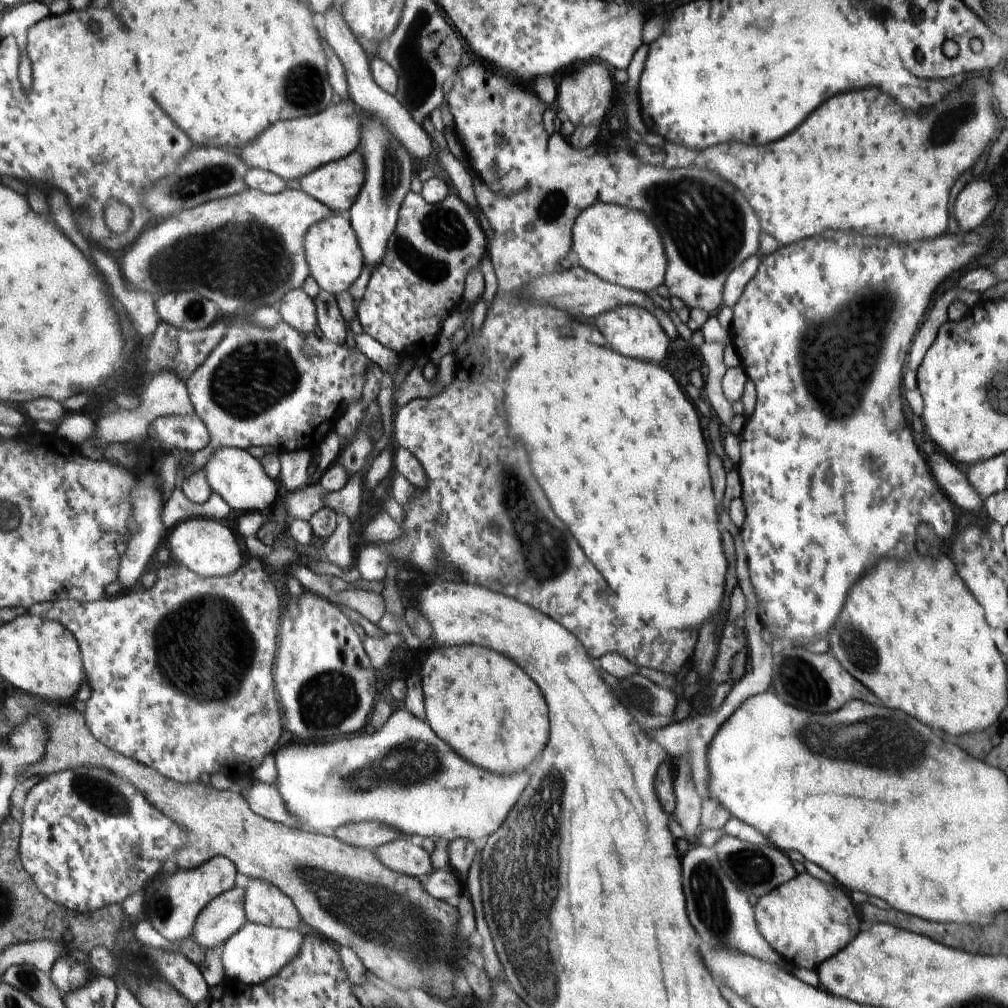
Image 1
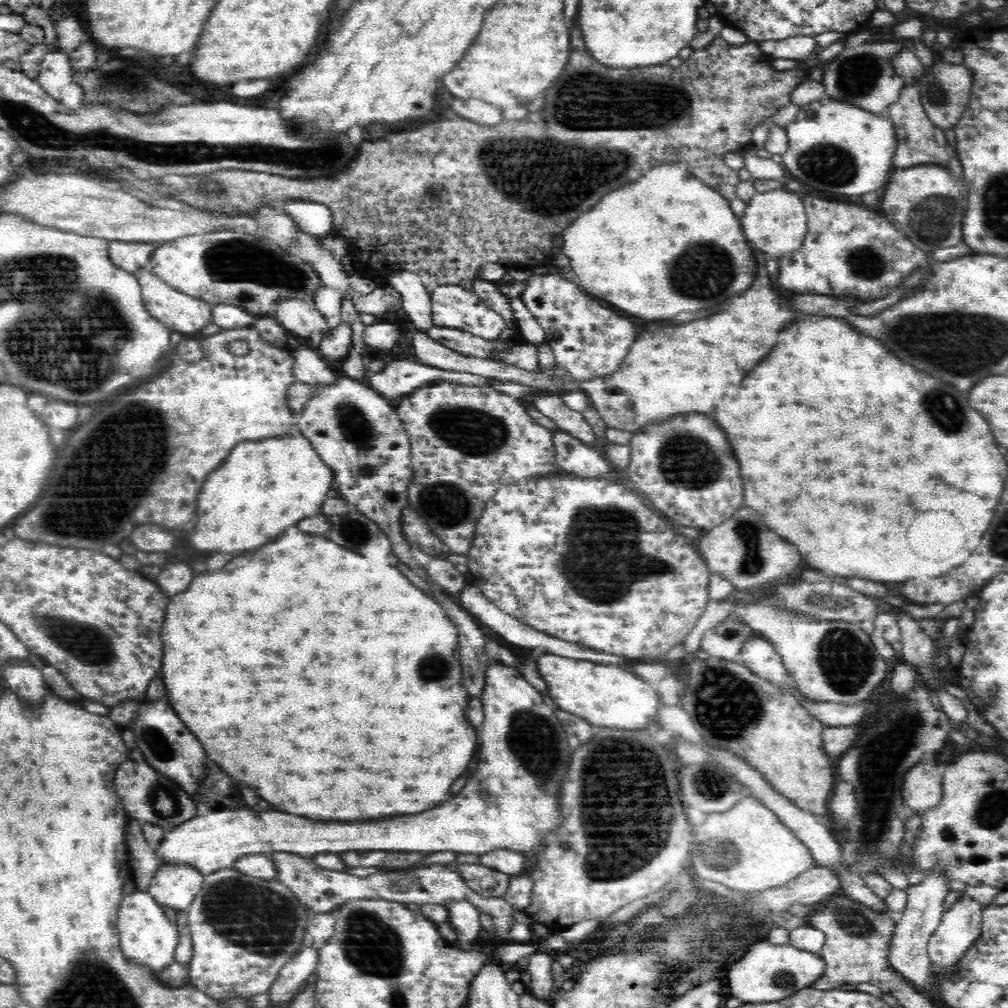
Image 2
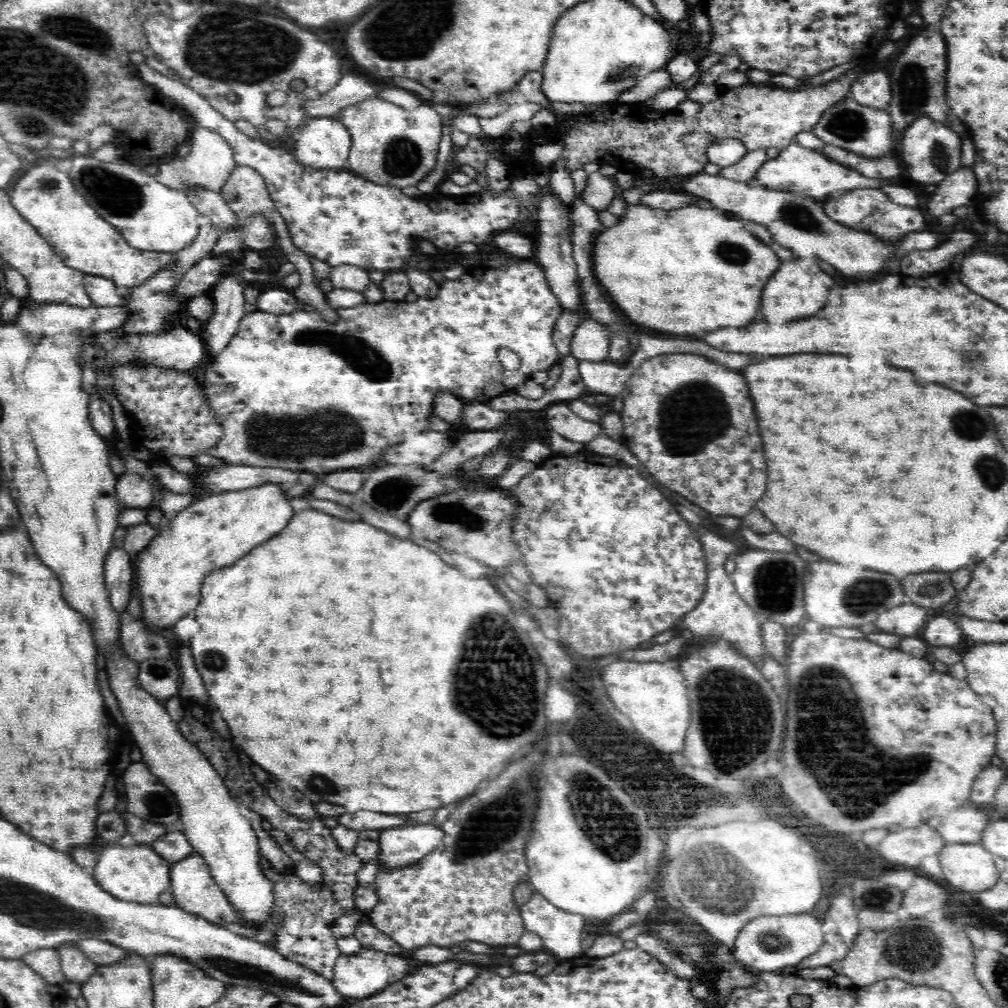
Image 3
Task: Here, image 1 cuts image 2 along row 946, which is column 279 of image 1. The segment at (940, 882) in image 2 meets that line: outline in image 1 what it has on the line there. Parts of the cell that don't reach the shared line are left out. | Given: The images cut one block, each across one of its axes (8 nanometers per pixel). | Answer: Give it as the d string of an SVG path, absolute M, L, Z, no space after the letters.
M249 878L246 888L248 922L297 930L301 916L287 893L268 881L255 878Z

